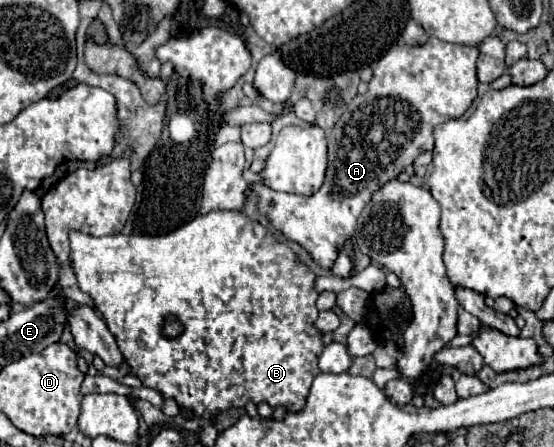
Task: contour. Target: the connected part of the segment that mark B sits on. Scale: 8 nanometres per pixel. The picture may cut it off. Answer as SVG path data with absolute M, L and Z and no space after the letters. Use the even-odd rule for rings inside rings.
M210 211L206 215L198 215L196 219L192 219L192 223L186 223L184 227L168 235L122 235L118 233L118 235L108 235L108 237L92 237L86 233L72 231L70 233L70 257L72 257L72 269L78 279L78 287L94 299L96 309L100 309L108 329L116 337L120 353L124 355L132 373L142 381L144 387L160 391L162 399L174 399L178 407L188 409L202 419L212 419L214 415L222 411L244 407L248 401L252 401L254 405L268 403L270 407L284 407L288 413L296 413L304 409L308 389L314 377L320 373L318 369L320 351L324 351L322 331L316 331L314 327L314 321L318 317L318 309L316 309L318 291L314 289L316 273L286 243L276 241L276 237L264 225L260 225L258 221L252 221L246 213ZM164 315L176 315L182 321L184 333L180 337L176 339L162 337L160 327L162 327Z

